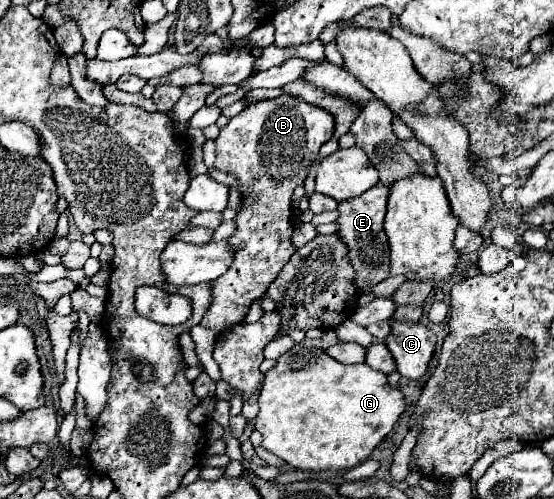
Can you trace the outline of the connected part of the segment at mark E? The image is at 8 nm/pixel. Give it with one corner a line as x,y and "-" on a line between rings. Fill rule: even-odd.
373,186
359,198
341,202
337,208
339,210
337,224
341,226
339,236
349,246
349,258
357,272
355,284
365,294
369,294
379,282
389,278
389,242
383,230
383,216
387,212
387,196
389,196
387,186

